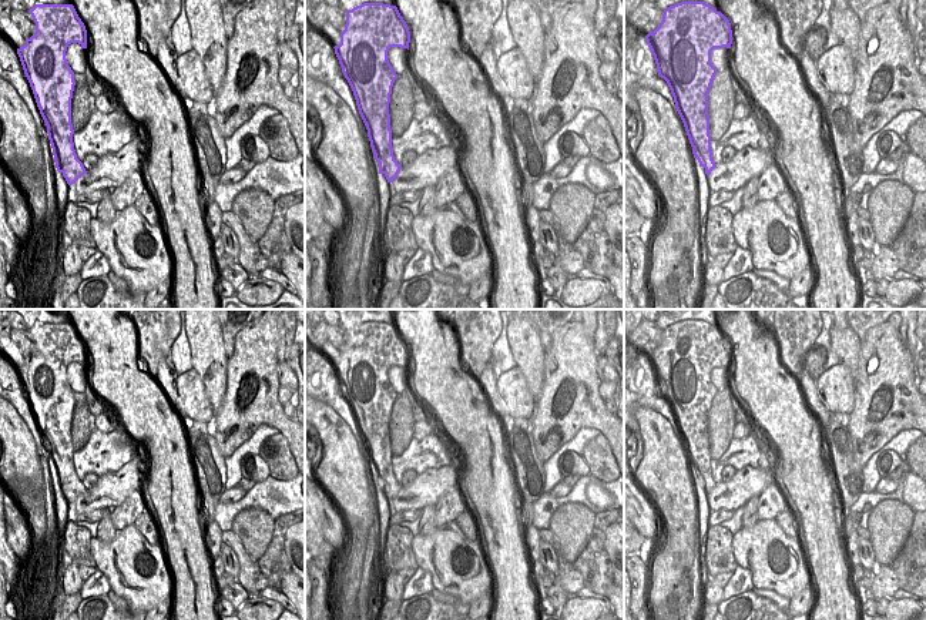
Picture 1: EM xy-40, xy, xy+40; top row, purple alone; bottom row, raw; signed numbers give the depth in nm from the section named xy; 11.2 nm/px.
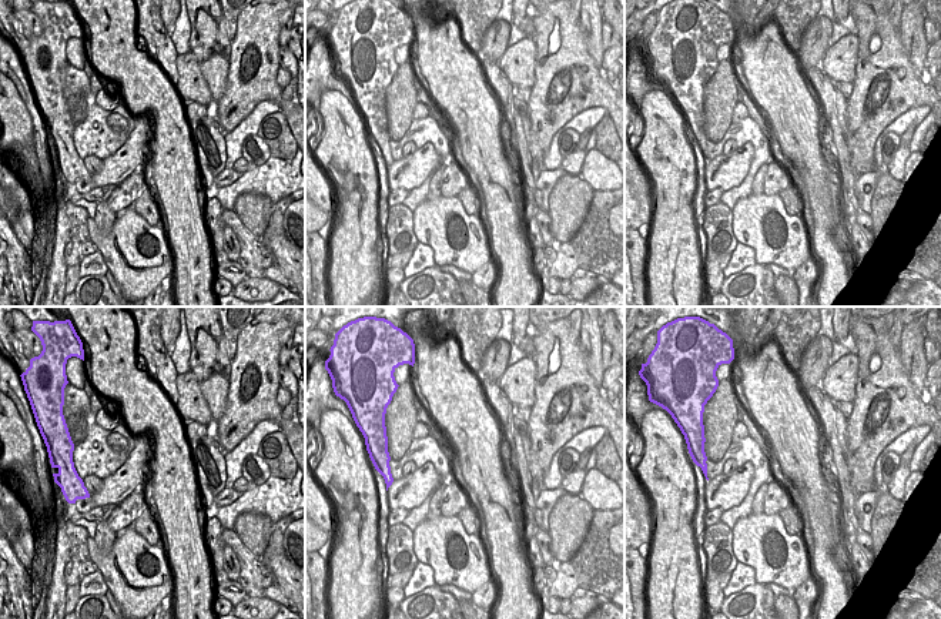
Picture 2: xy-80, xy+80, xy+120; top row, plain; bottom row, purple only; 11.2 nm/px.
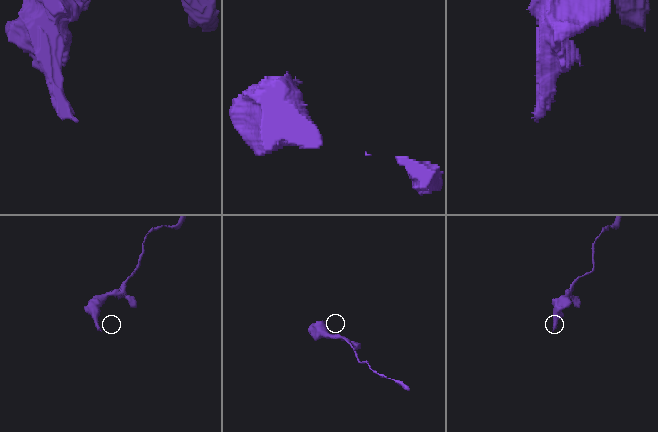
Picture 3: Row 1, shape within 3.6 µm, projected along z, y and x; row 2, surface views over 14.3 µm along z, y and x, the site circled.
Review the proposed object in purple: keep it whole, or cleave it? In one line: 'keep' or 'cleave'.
cleave

